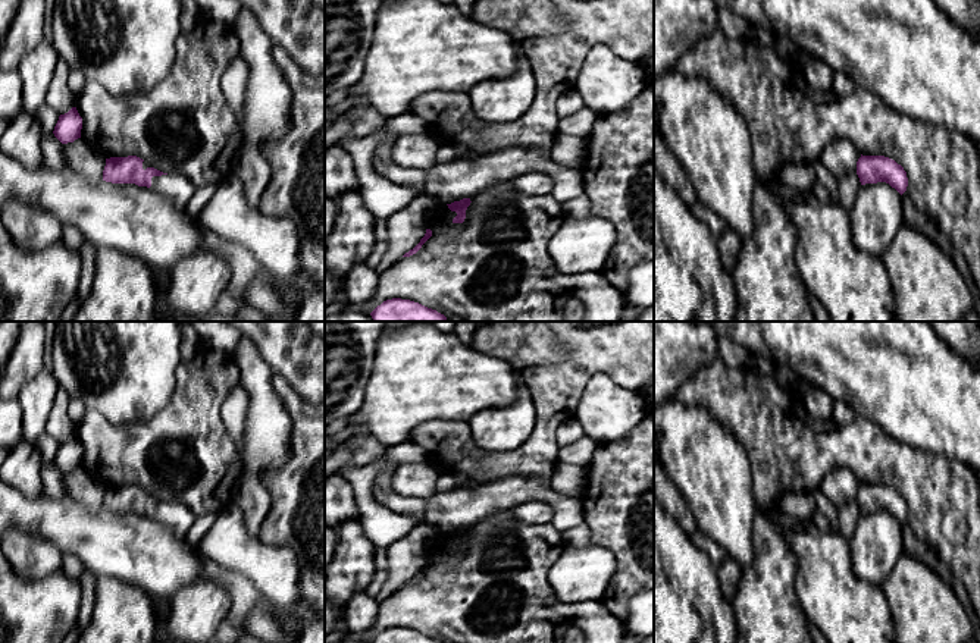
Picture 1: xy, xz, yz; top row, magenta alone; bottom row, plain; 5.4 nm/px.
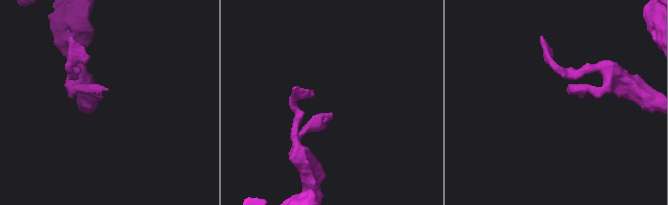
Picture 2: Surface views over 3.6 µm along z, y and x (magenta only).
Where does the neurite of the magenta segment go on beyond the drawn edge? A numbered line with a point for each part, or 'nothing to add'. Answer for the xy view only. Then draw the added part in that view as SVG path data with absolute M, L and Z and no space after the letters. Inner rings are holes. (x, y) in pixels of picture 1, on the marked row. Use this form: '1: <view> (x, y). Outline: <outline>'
1: xy (178, 190). Outline: M167 173L151 178L151 191L165 195L175 207L185 210L197 191L195 185L185 176Z

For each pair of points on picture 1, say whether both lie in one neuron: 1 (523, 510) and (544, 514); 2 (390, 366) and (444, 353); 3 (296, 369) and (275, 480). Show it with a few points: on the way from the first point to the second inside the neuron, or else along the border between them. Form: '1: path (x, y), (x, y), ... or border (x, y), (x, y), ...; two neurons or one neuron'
1: path (528, 511), (539, 513); one neuron
2: path (403, 366), (431, 366); one neuron
3: border (274, 373), (278, 373), (309, 404); two neurons

